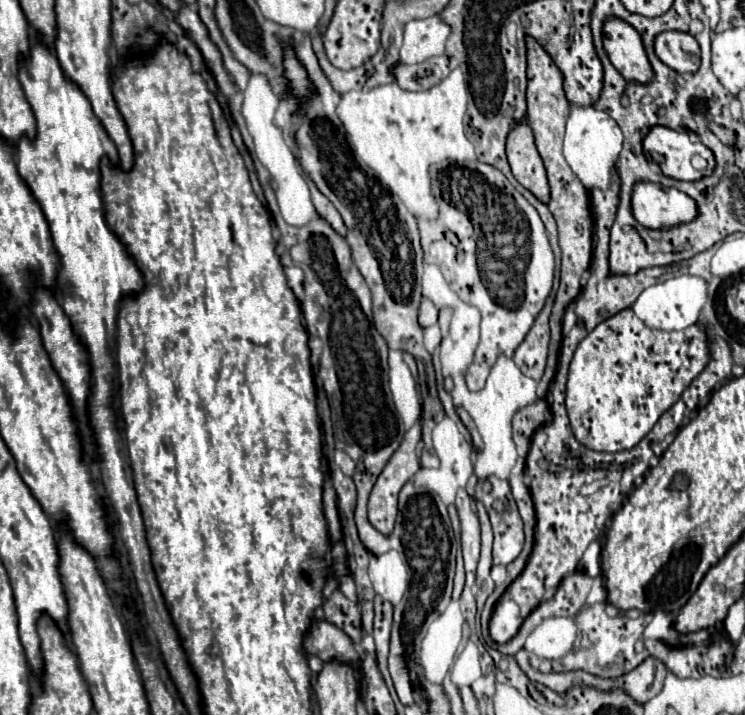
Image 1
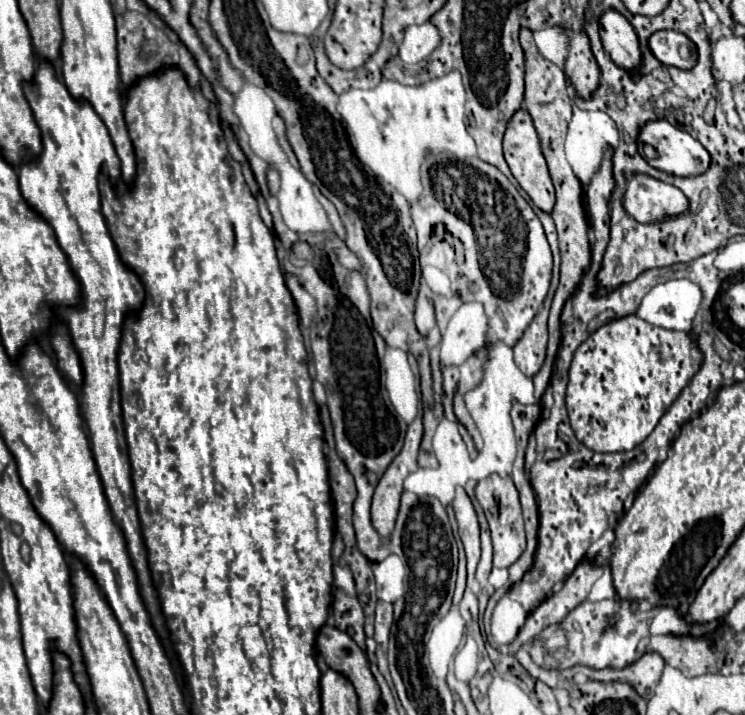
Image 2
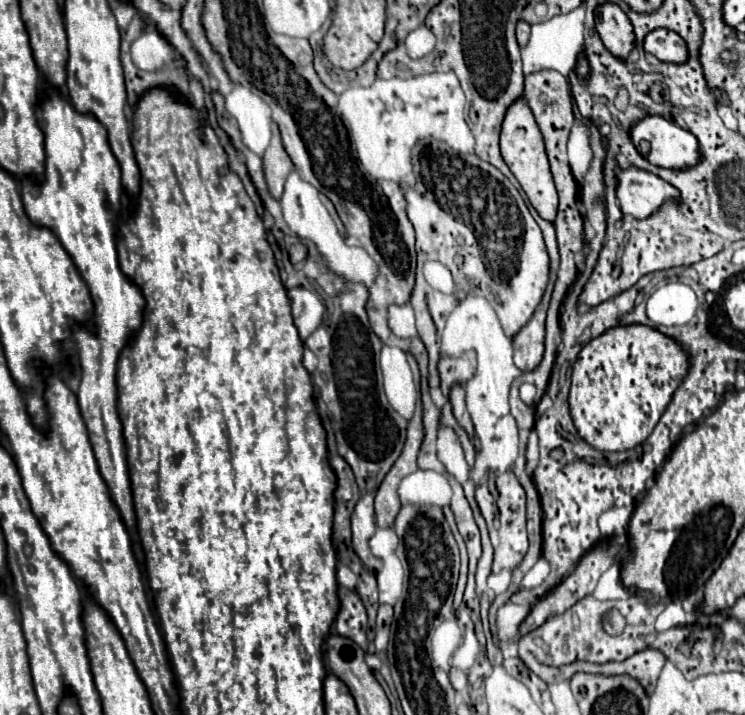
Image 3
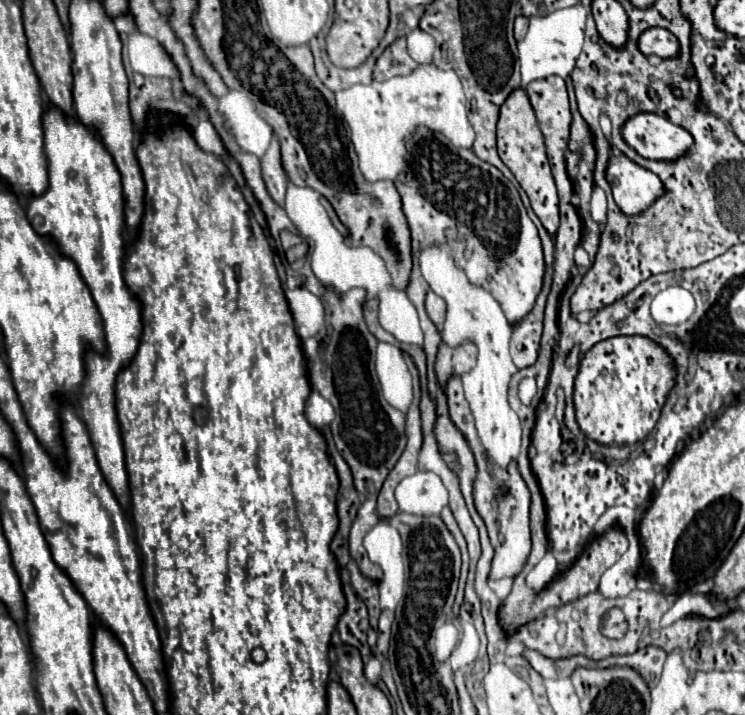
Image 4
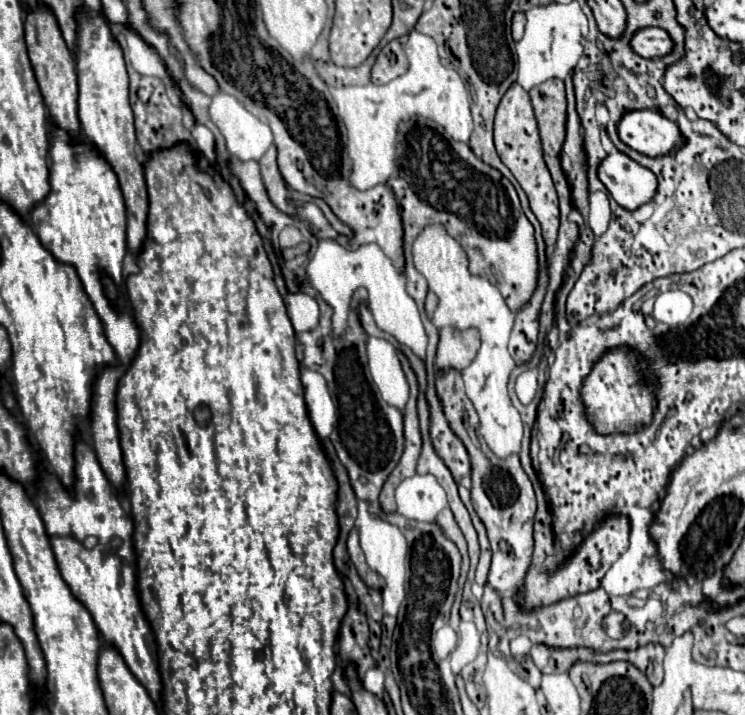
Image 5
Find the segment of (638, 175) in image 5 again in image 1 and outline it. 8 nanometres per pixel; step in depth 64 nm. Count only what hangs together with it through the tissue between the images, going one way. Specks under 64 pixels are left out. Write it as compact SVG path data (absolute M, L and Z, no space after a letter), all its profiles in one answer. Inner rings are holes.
M636 182L630 206L632 216L646 228L670 228L696 216L696 202L690 196L656 182Z

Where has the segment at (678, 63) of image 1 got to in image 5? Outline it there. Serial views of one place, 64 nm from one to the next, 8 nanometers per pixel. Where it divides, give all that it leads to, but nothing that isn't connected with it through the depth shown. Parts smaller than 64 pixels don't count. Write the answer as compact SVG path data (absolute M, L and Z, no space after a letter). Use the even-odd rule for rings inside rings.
M642 28L632 36L630 48L642 58L656 58L672 50L672 40L662 28Z

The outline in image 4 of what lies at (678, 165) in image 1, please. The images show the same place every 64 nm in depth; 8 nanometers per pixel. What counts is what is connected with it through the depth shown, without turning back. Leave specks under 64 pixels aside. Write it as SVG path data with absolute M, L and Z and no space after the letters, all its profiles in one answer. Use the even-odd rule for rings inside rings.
M640 112L626 120L622 138L640 156L652 160L676 160L692 146L692 136L666 116Z

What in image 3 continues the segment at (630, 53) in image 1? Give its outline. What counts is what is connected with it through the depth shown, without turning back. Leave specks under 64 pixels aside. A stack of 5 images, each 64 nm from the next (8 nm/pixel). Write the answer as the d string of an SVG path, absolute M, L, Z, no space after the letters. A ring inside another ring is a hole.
M604 2L596 6L594 10L594 20L596 20L596 30L604 42L604 46L614 54L614 56L628 56L630 50L634 48L634 36L632 36L632 24L628 16L622 12L618 4Z

